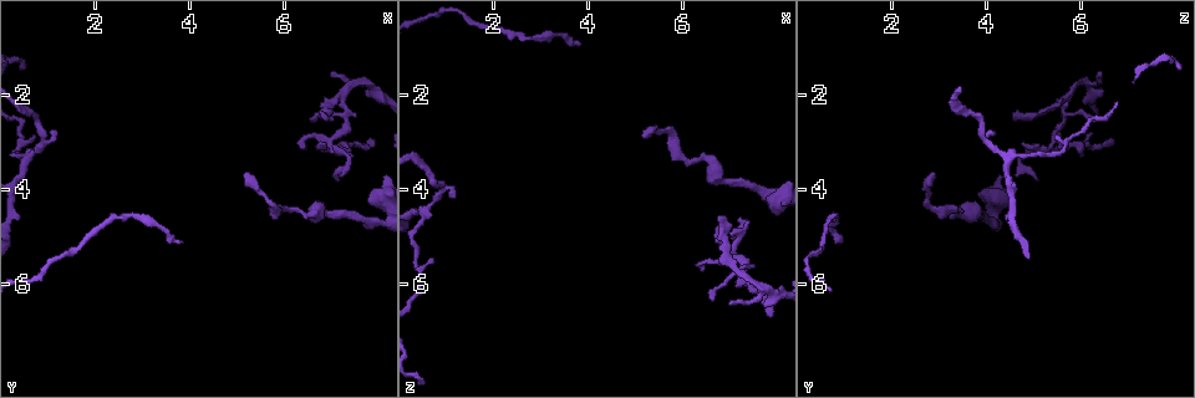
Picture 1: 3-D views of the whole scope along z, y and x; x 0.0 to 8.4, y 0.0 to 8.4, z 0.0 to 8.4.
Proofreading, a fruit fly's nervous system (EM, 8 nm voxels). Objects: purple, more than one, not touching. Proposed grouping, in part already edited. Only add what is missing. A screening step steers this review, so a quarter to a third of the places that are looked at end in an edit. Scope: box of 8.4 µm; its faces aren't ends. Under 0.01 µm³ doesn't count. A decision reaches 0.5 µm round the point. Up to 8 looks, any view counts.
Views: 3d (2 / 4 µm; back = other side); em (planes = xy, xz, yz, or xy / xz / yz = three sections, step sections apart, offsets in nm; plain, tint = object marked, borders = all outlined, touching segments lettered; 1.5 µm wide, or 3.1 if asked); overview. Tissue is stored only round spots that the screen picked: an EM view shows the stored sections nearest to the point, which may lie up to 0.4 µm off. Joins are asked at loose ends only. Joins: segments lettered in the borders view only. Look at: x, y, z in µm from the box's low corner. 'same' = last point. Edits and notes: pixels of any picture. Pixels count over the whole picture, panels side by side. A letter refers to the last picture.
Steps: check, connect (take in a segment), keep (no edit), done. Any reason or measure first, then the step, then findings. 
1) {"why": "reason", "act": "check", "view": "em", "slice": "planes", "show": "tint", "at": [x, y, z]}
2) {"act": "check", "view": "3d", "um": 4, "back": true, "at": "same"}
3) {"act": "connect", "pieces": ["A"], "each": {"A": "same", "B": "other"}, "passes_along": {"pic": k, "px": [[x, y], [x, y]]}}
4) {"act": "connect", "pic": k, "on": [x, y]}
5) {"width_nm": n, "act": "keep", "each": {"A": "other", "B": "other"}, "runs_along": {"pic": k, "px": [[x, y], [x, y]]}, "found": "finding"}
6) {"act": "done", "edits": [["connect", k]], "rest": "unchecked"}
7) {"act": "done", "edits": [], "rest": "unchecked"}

{"act": "check", "view": "3d", "um": 4, "at": [5.20, 3.65, 2.95]}

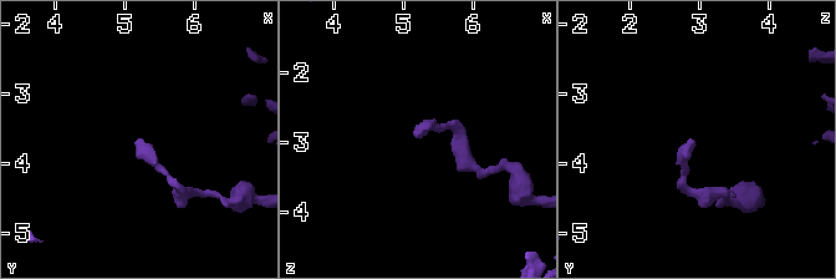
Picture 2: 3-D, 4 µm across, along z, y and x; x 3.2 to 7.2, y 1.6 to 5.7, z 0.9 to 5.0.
{"why": "need the tissue", "act": "check", "view": "em", "slice": "xy", "step": 8, "show": "tint", "at": [5.15, 3.70, 2.90]}

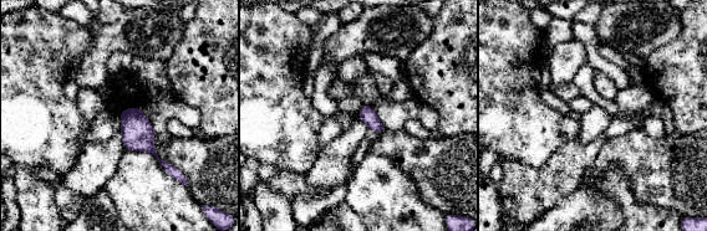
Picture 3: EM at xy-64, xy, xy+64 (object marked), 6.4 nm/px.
{"why": "another direction", "act": "check", "view": "em", "slice": "planes", "show": "borders", "at": "same"}

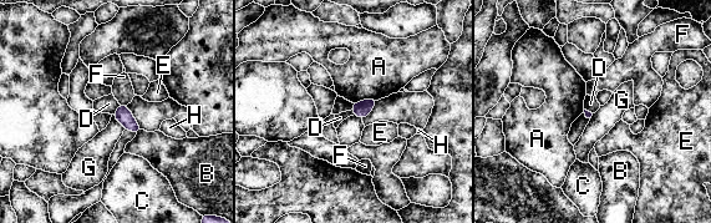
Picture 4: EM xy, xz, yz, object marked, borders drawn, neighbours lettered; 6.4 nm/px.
{"act": "keep", "each": {"A": "other", "B": "other", "C": "other", "D": "other", "E": "other", "F": "other", "G": "other", "H": "other"}, "found": "no lettered segment goes on from it"}

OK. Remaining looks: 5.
{"why": "free end", "act": "check", "view": "em", "slice": "planes", "show": "borders", "at": [7.10, 3.80, 5.10]}

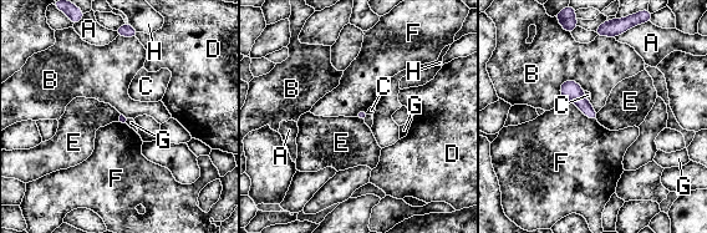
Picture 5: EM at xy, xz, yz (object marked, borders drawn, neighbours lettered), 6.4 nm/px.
{"longest_contact_nm": ["F", 260], "act": "keep", "each": {"A": "other", "B": "other", "C": "other", "D": "other", "E": "other", "F": "other", "G": "other", "H": "other"}, "border": {"pic": 5, "px": [[356, 116], [364, 121]]}, "found": "none of them fits"}

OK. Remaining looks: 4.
{"why": "tapers out", "act": "check", "view": "em", "slice": "yz", "step": 8, "show": "tint", "at": [3.85, 5.10, 0.90]}

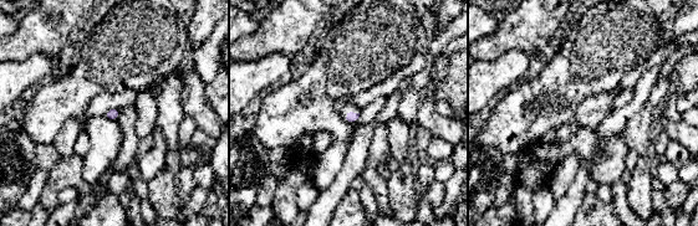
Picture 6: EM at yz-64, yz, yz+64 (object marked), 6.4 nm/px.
{"why": "cut it another way", "act": "check", "view": "em", "slice": "planes", "show": "borders", "at": "same"}

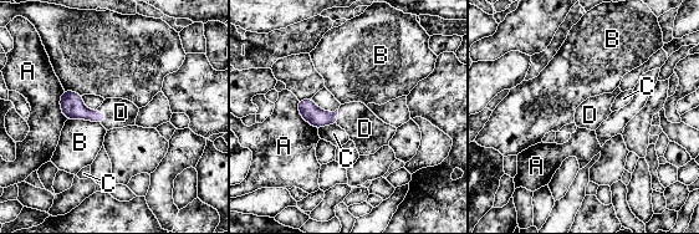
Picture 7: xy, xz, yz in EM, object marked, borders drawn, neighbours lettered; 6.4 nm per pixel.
{"act": "connect", "pieces": ["D"], "each": {"A": "other", "B": "other", "C": "other", "D": "same"}, "found": "the neuron continues"}

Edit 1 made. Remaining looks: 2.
{"act": "done", "edits": [["connect", 7]], "rest": "unchecked"}

